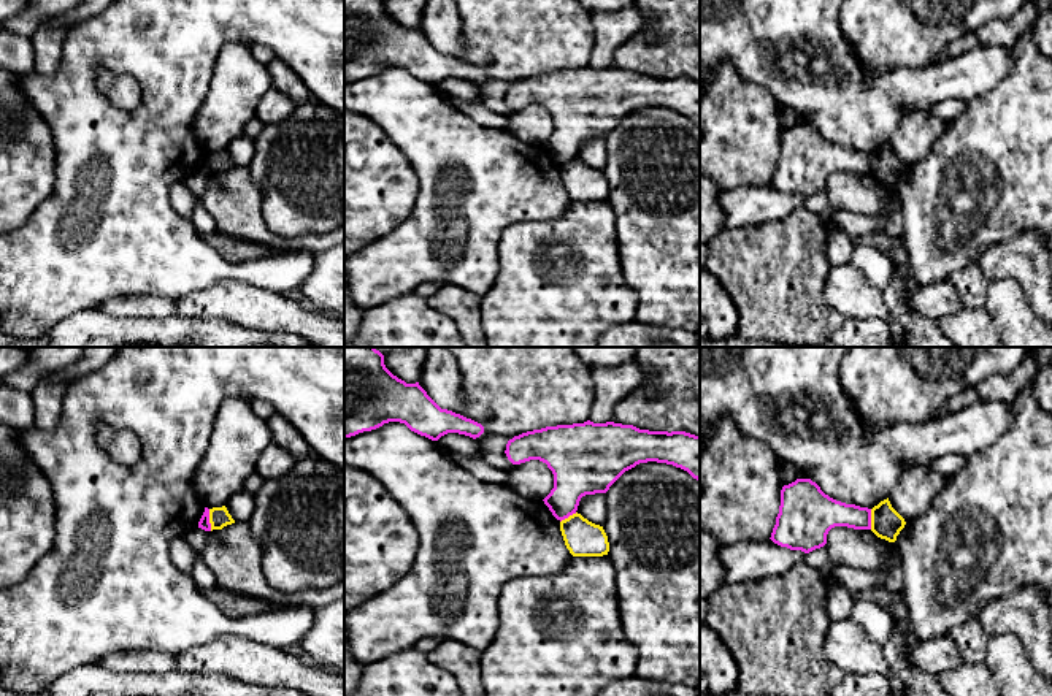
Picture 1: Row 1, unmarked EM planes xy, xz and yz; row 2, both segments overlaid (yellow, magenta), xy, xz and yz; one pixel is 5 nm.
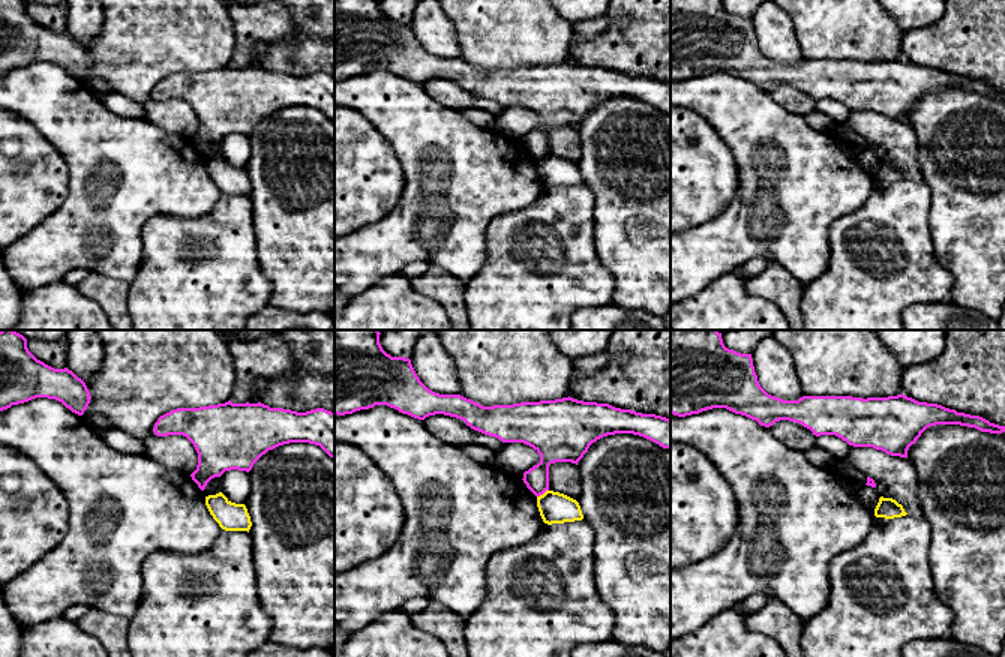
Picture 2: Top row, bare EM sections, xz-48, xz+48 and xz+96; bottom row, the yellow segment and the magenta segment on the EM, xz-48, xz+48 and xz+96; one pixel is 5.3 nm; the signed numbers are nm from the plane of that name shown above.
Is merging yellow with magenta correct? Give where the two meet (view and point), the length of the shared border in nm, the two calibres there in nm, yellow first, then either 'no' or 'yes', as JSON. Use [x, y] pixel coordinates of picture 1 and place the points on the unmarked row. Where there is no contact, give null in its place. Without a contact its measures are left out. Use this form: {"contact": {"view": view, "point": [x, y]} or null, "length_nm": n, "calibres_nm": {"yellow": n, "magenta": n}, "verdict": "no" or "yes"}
{"contact": {"view": "xy", "point": [210, 165]}, "length_nm": 110, "calibres_nm": {"yellow": 110, "magenta": 60}, "verdict": "no"}

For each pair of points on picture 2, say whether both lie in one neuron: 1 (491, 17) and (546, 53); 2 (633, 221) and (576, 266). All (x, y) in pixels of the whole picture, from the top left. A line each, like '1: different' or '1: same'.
1: same
2: different

